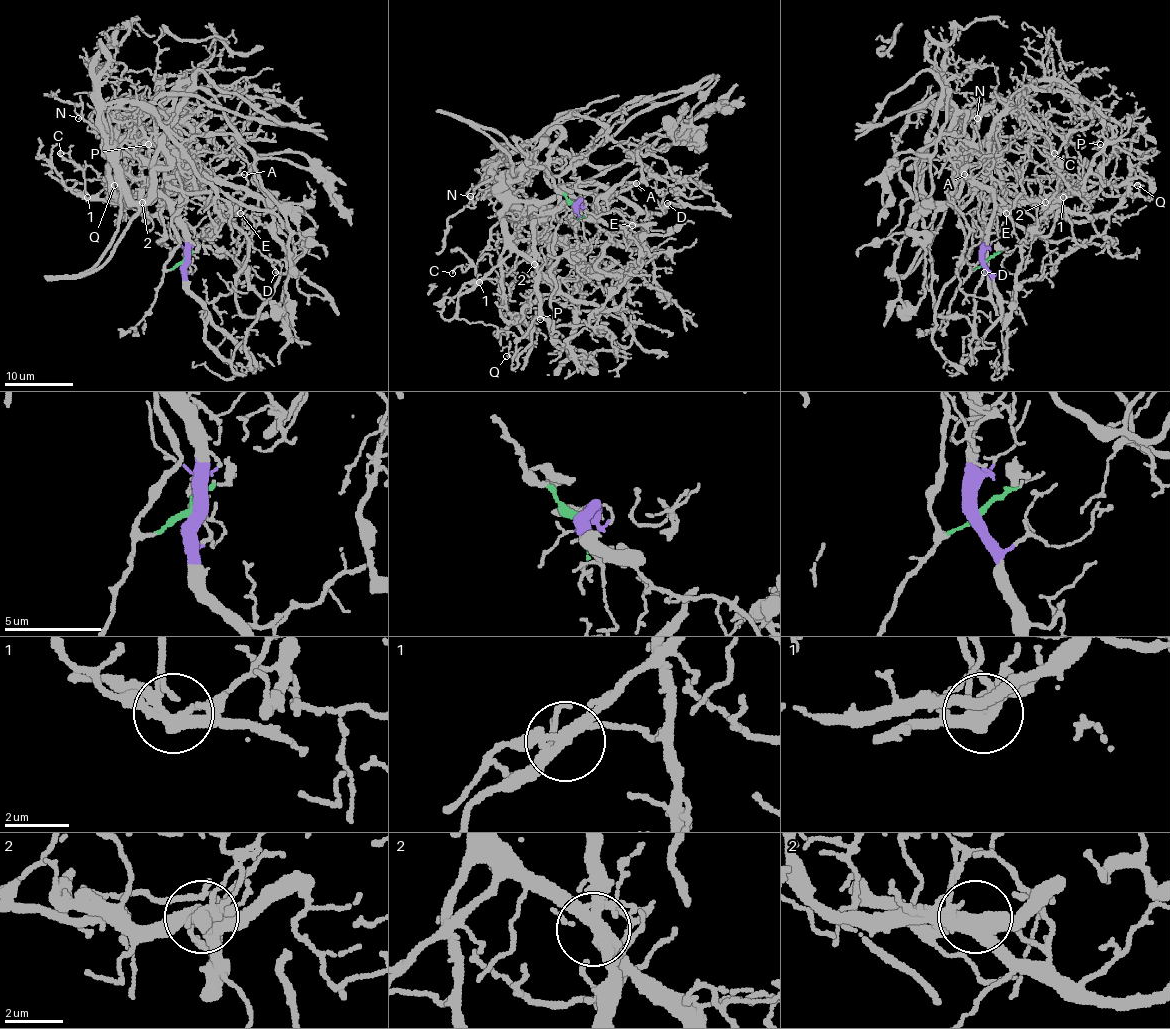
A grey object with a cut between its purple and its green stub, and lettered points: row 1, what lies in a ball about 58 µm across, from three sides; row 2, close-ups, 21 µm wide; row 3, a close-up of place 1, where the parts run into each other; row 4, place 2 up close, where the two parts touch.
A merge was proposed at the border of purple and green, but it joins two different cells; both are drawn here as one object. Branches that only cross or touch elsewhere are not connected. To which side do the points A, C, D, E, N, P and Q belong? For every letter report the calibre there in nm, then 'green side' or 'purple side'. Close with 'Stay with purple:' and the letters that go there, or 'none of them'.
A: calibre 110 nm; purple side
C: calibre 120 nm; purple side
D: calibre 170 nm; purple side
E: calibre 120 nm; purple side
N: calibre 130 nm; purple side
P: calibre 110 nm; green side
Q: calibre 110 nm; purple side
Stay with purple: A, C, D, E, N, Q

